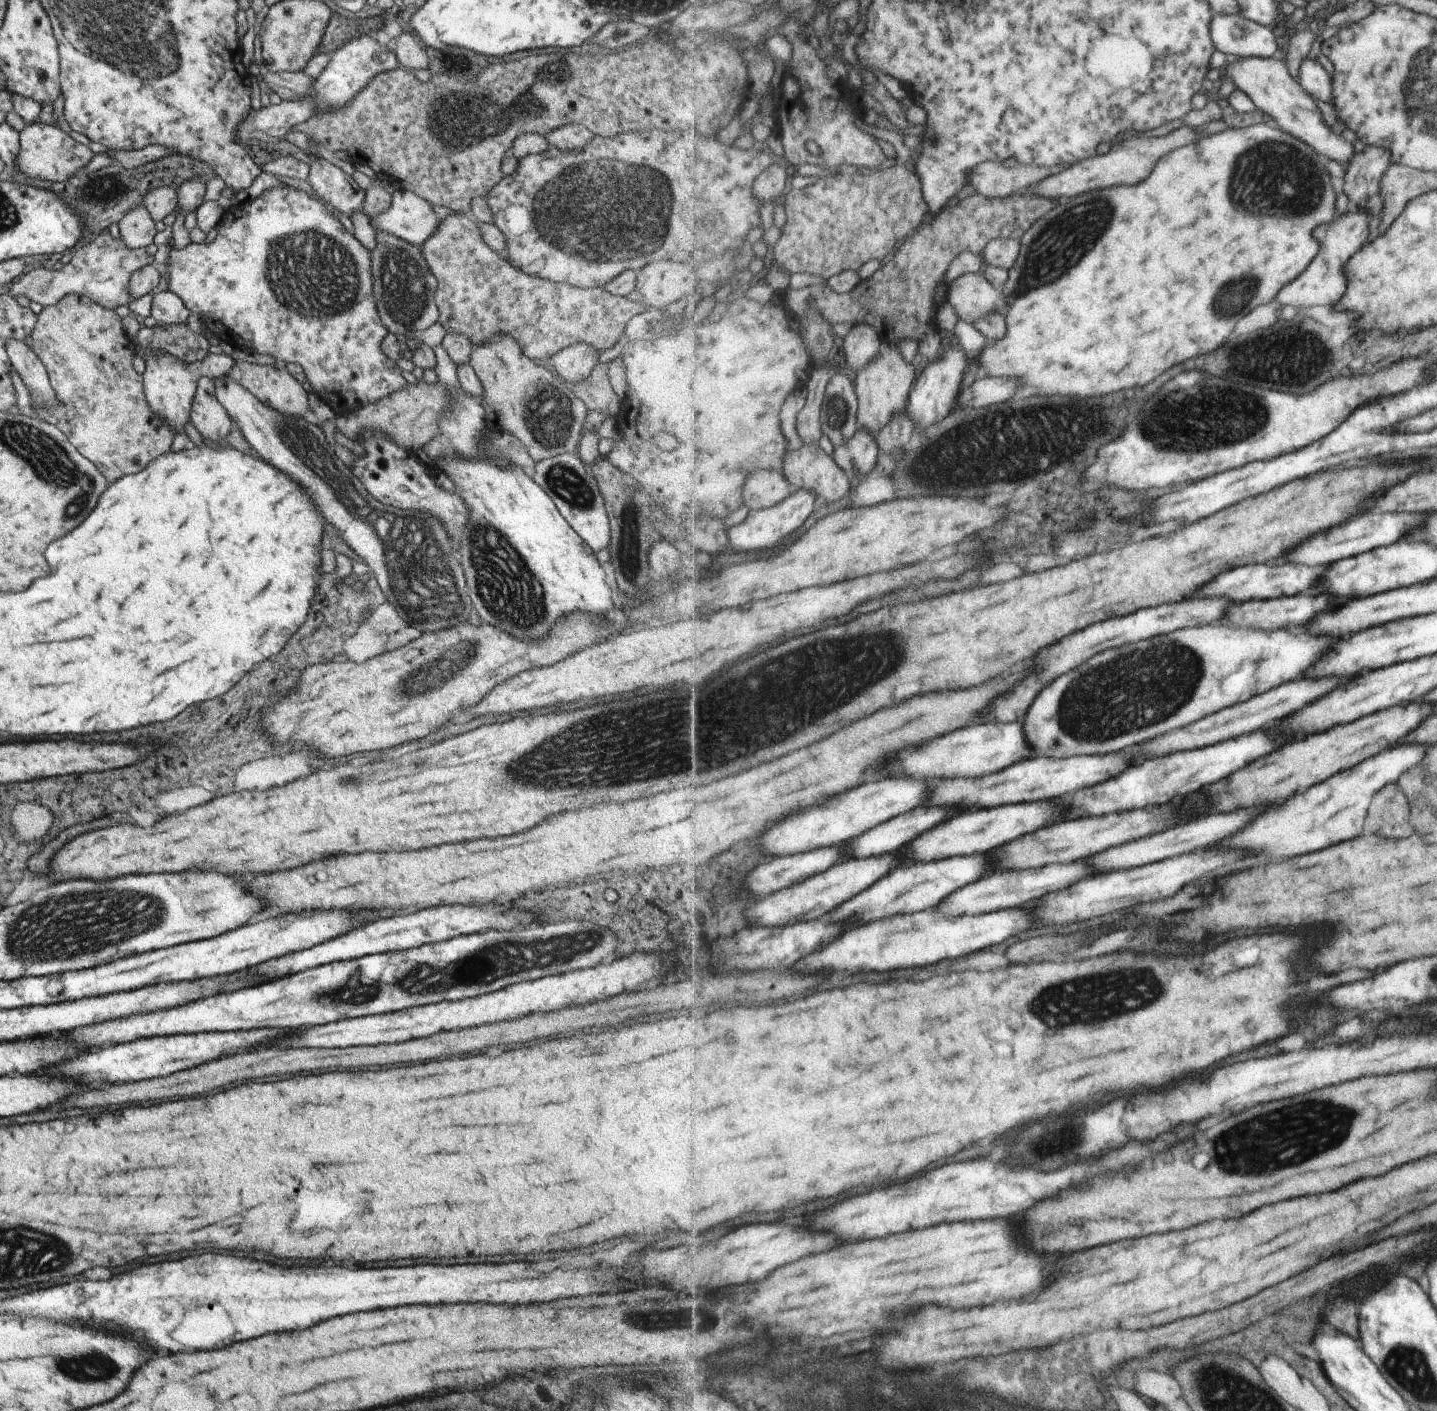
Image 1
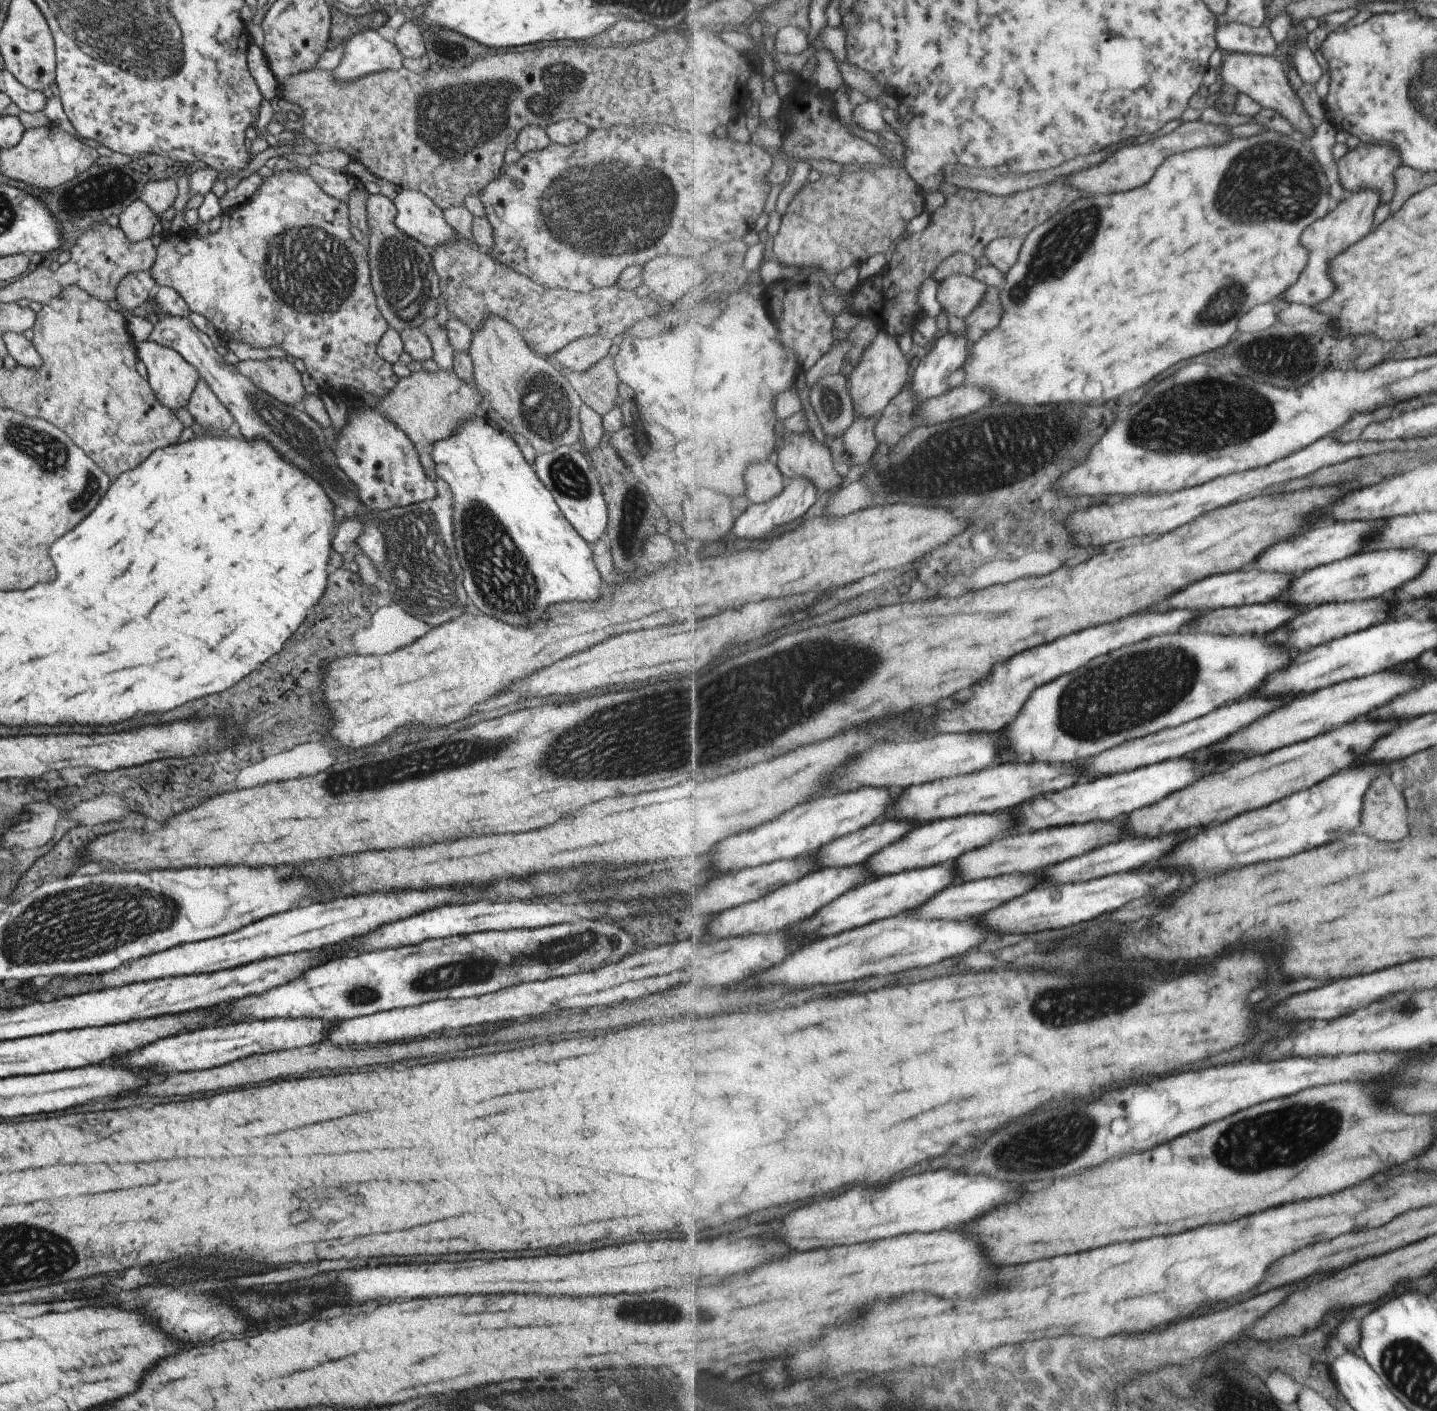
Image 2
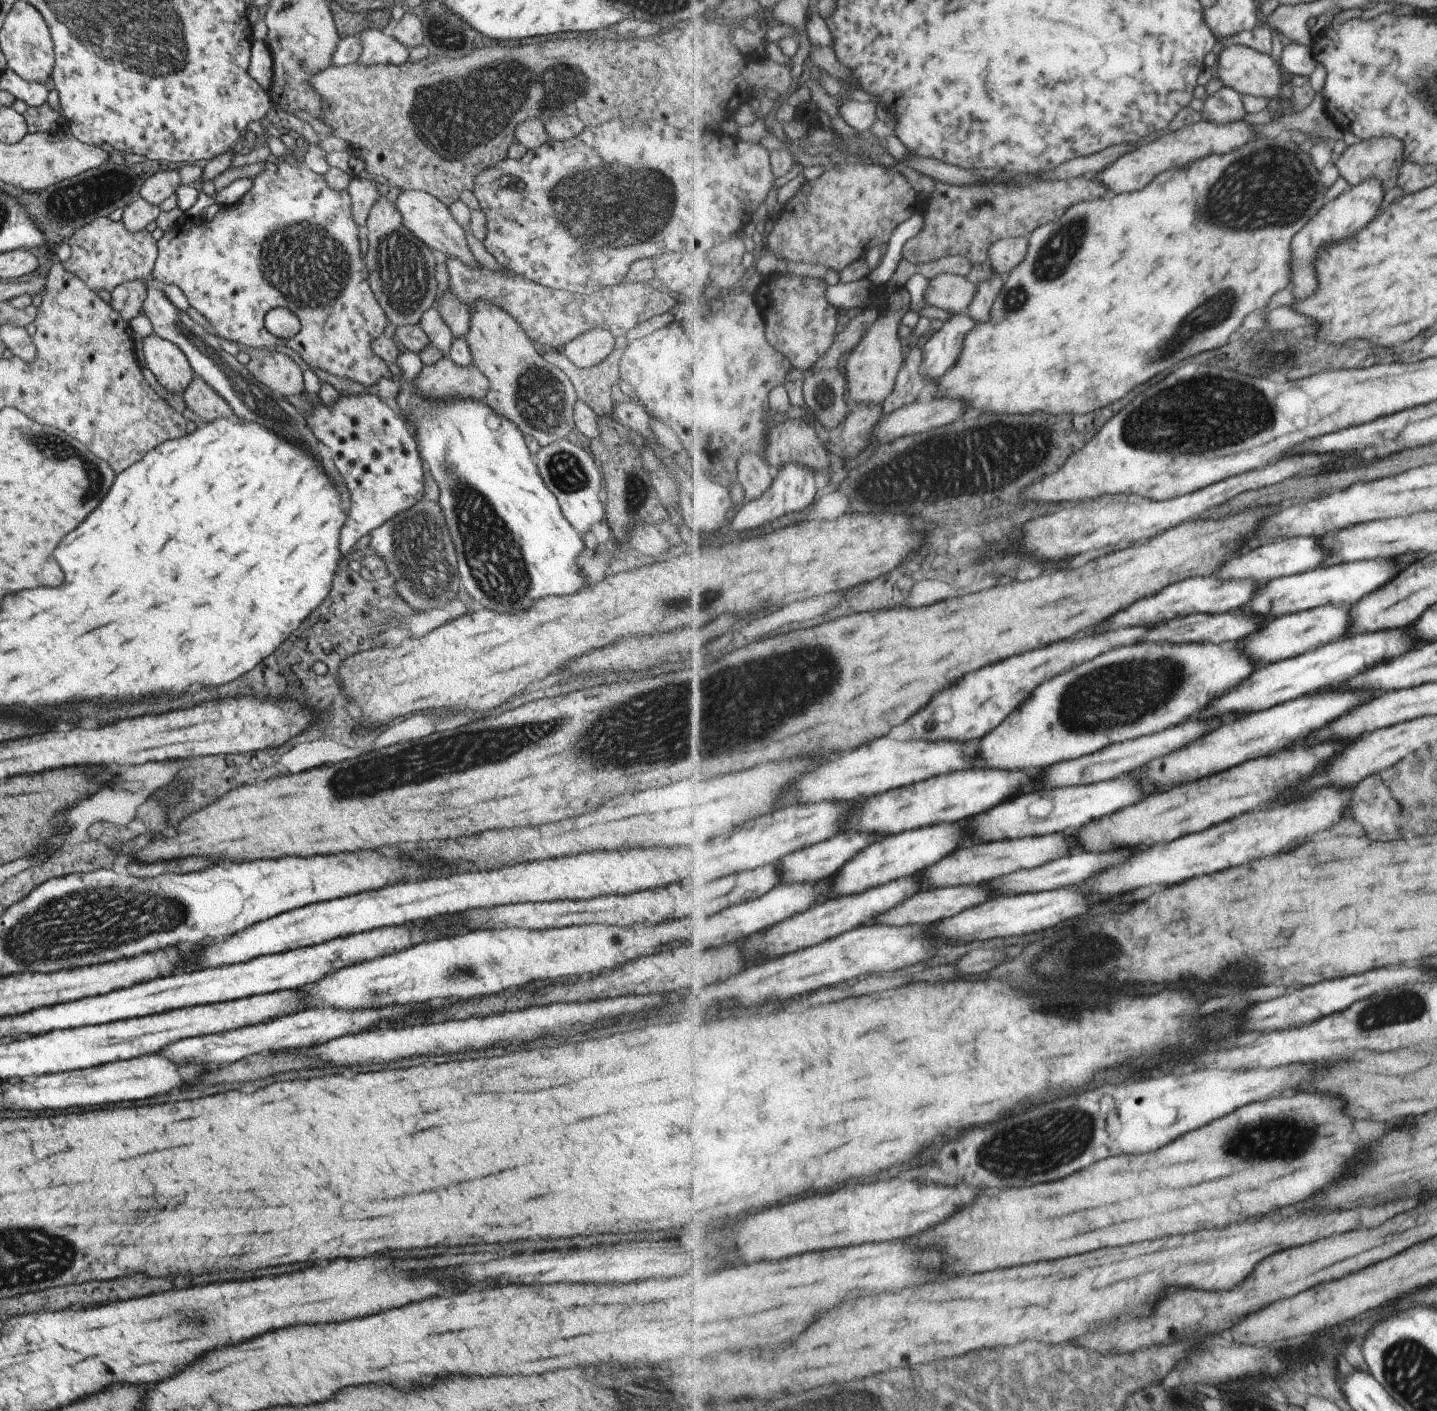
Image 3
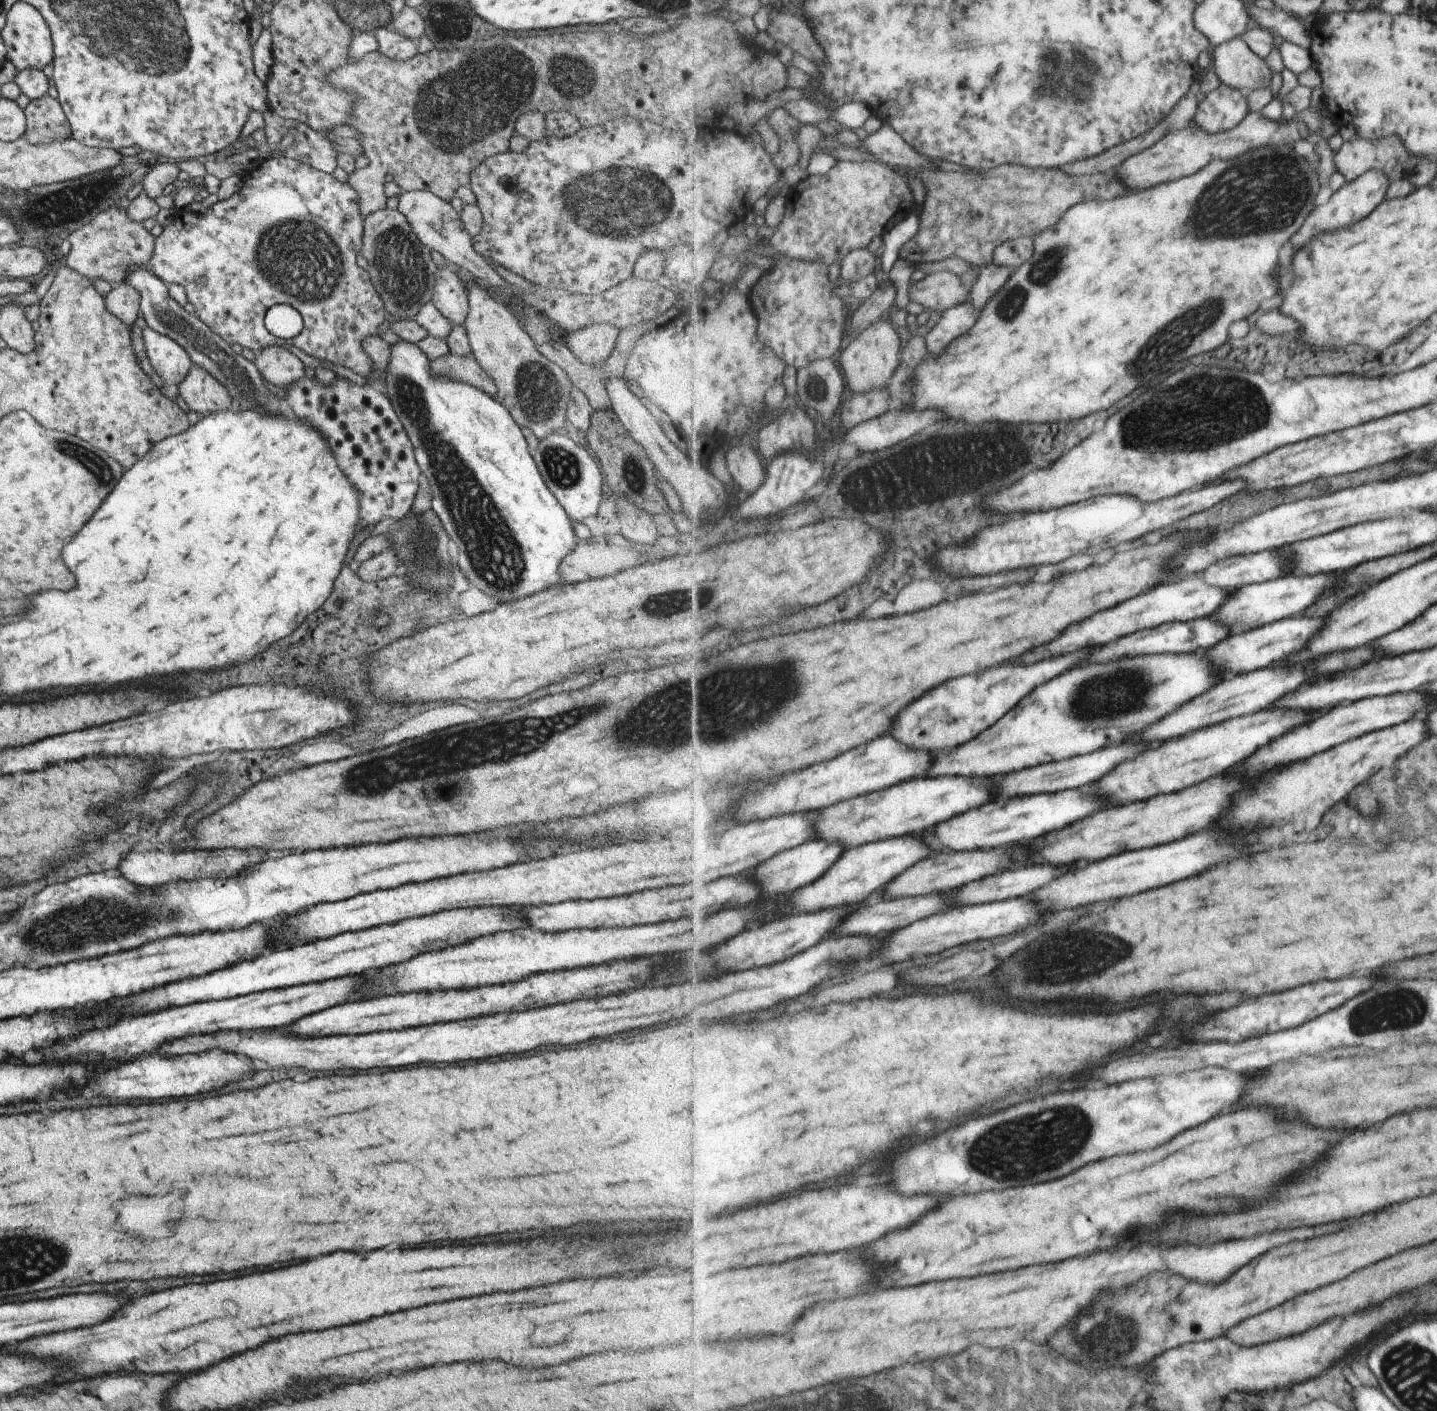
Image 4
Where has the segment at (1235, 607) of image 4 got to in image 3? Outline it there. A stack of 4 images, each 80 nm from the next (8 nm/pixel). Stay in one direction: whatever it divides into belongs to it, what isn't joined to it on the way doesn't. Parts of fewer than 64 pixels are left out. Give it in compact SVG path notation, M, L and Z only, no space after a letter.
M1381 559L1357 561L1353 564L1343 564L1343 566L1321 566L1298 575L1281 577L1263 583L1260 594L1255 595L1241 610L1245 610L1249 615L1271 620L1323 606L1323 604L1341 602L1341 600L1345 600L1347 604L1353 604L1361 596L1389 582L1395 572L1397 572L1397 566L1391 560Z

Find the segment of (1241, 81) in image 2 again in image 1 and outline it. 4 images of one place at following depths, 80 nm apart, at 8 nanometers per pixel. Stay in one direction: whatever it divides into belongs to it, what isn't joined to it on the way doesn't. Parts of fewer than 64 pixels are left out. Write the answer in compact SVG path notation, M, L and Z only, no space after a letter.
M1278 57L1228 59L1223 68L1223 76L1231 79L1236 89L1245 92L1257 108L1271 115L1276 126L1315 147L1324 160L1336 160L1343 166L1352 160L1352 156L1355 154L1352 145L1343 140L1343 136L1339 136L1339 127L1336 128L1337 130L1333 130L1323 122L1323 116L1321 116L1321 111L1314 98L1300 83L1297 83L1295 77L1291 77L1285 61Z

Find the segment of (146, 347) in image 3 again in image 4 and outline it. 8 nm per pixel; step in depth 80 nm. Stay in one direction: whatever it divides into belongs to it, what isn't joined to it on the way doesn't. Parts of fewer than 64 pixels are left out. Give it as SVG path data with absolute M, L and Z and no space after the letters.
M149 327L142 330L144 351L153 370L164 384L176 384L192 365L189 355L172 338Z

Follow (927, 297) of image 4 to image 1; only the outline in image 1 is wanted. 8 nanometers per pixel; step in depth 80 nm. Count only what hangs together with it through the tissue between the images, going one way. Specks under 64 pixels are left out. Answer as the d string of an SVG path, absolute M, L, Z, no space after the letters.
M981 273L964 274L949 286L946 302L955 309L963 321L973 325L975 321L997 311L1004 320L1007 314L1007 298L1003 289L987 282Z

